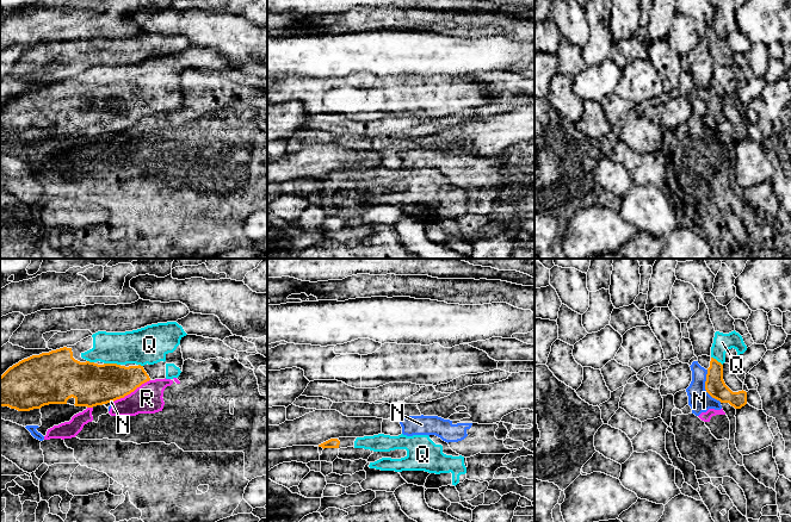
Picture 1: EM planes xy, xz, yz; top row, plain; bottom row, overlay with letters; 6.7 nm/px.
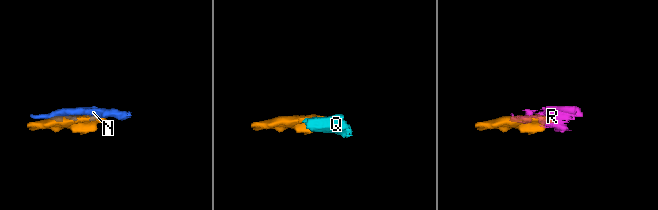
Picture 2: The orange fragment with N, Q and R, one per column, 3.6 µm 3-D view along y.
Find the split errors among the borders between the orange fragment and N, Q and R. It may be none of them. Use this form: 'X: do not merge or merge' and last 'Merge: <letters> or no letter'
N: do not merge
Q: merge
R: do not merge
Merge: Q

